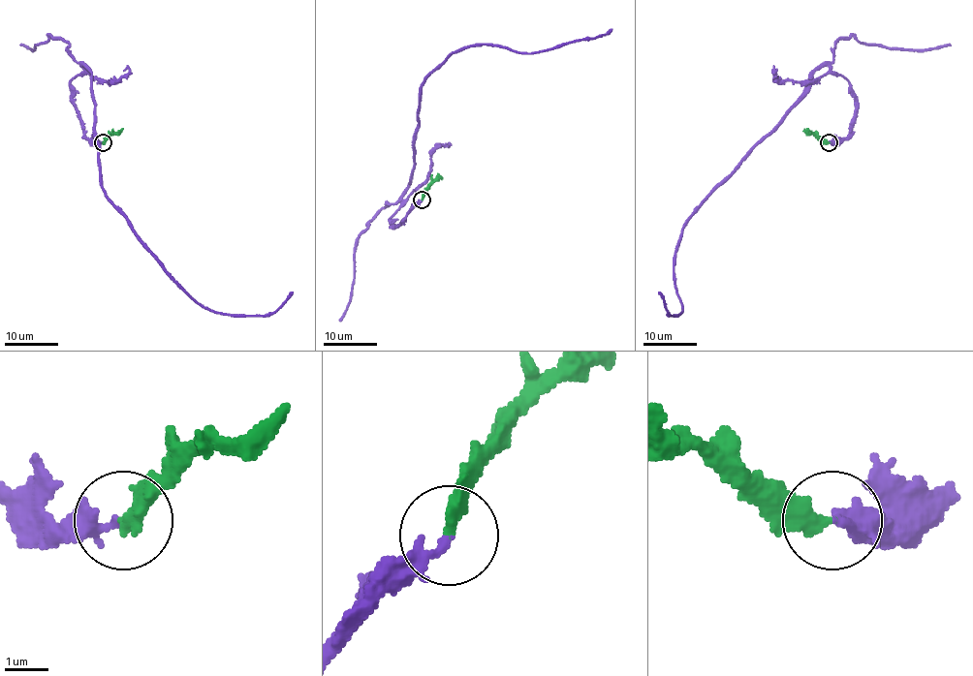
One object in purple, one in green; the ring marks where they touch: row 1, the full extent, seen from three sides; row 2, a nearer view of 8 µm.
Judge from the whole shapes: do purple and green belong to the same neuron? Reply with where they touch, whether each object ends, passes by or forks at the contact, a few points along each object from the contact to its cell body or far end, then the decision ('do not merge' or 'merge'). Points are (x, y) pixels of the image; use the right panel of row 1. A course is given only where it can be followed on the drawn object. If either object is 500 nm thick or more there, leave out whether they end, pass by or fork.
at (829, 142); purple passes by; green ends there; purple runs (829, 142), (849, 136), (855, 107), (821, 65), (688, 219), (674, 265), (683, 311), (659, 292); green runs (829, 142), (822, 142), (808, 128); merge

